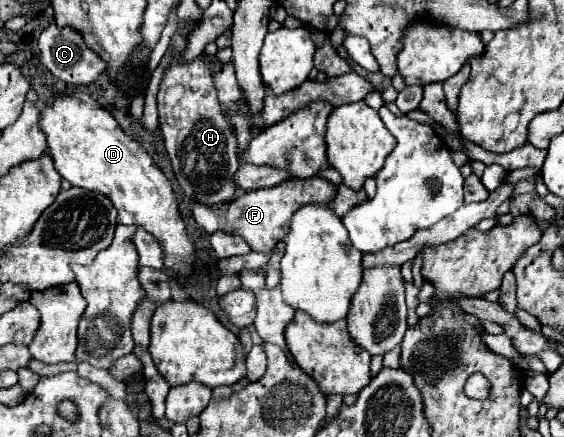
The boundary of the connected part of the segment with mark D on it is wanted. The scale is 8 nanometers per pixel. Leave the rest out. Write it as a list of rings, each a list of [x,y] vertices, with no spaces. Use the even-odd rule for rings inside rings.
[[[69,92],[53,98],[53,102],[41,110],[39,126],[47,134],[49,154],[61,178],[71,186],[107,194],[119,212],[119,222],[143,226],[149,234],[161,240],[167,254],[165,268],[175,270],[179,276],[191,272],[195,248],[179,218],[171,182],[143,146],[129,138],[107,110],[103,110],[89,94],[81,94],[79,100],[77,94]]]

